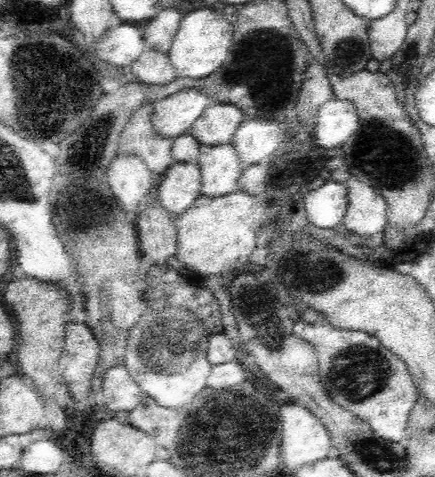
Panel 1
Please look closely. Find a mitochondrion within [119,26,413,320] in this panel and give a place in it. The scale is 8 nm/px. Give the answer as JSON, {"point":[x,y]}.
{"point":[346,54]}

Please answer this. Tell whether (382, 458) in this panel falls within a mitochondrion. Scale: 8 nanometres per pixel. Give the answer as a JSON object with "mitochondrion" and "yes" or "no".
{"mitochondrion":"yes"}

